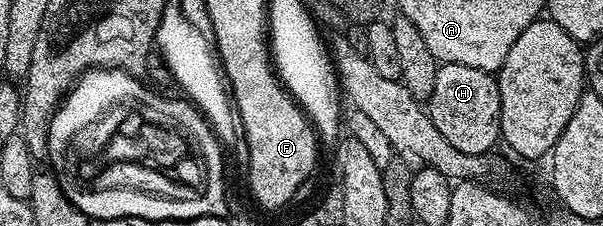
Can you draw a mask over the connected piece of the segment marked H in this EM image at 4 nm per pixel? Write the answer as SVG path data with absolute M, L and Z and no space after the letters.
M440 64L437 71L437 84L429 102L429 112L433 127L457 147L469 155L490 154L491 149L501 141L499 120L501 119L501 95L498 80L492 74L477 67Z

